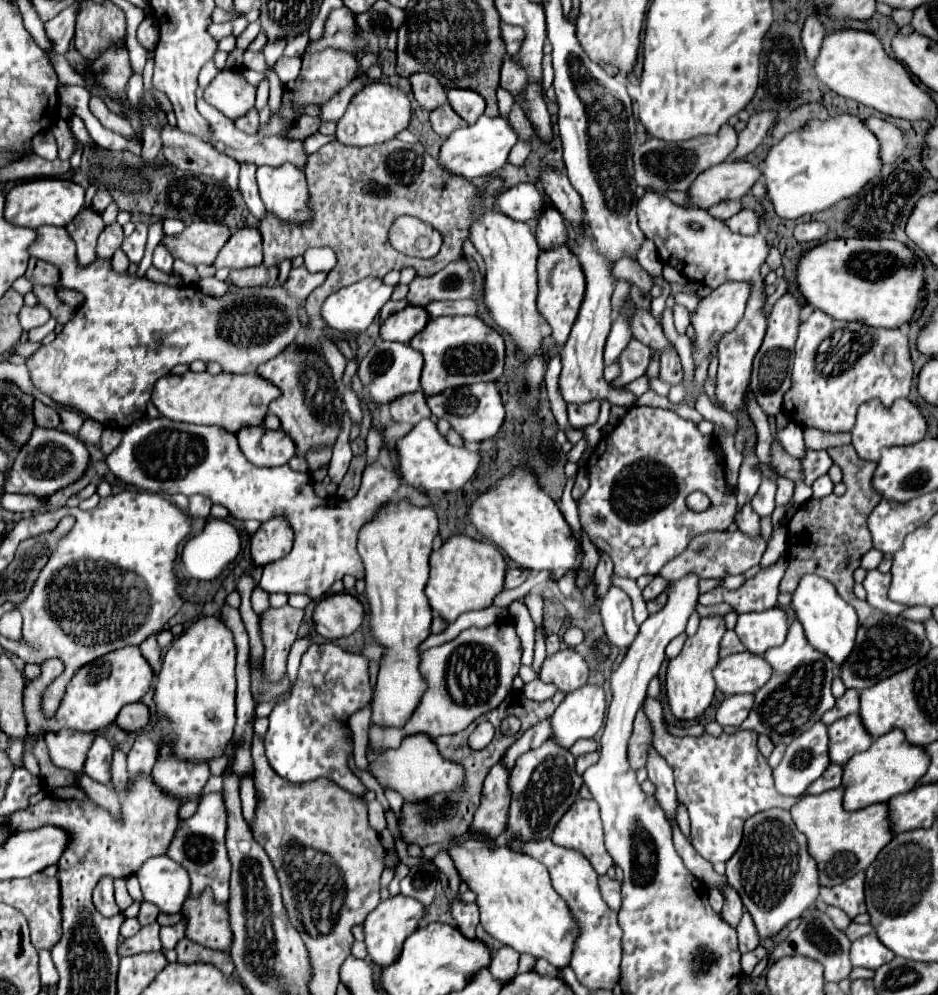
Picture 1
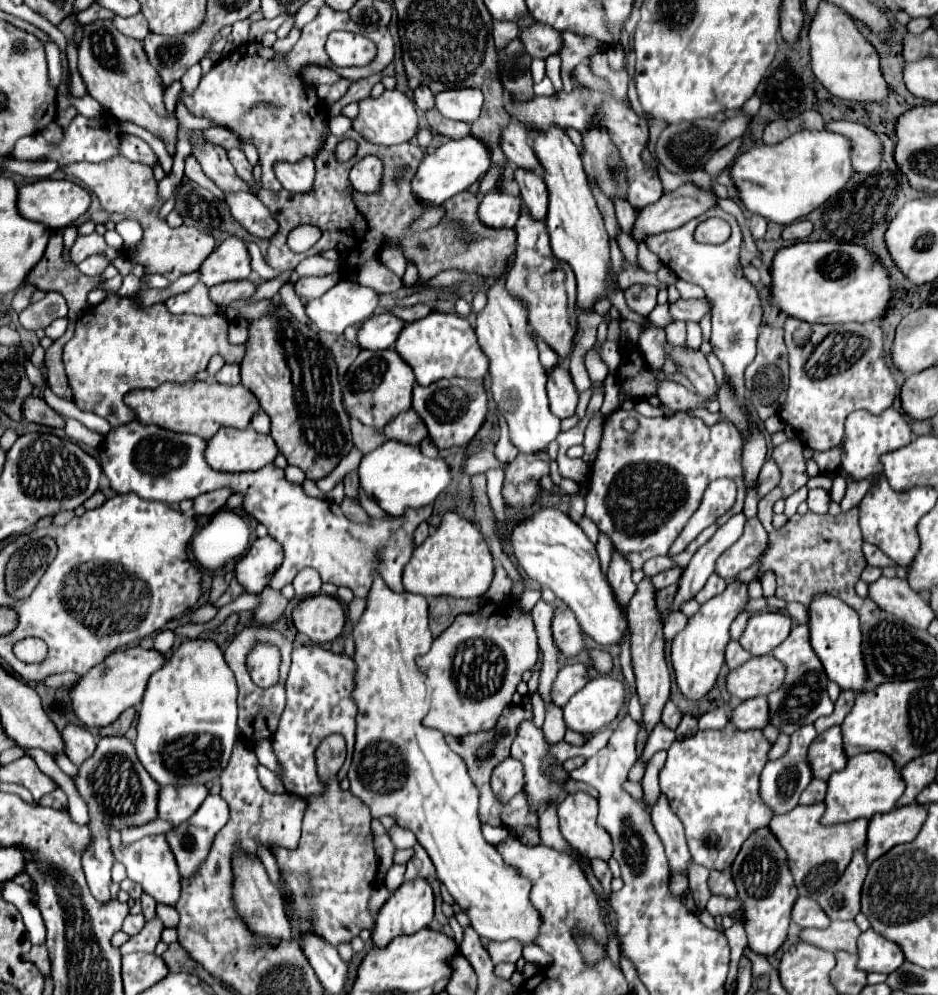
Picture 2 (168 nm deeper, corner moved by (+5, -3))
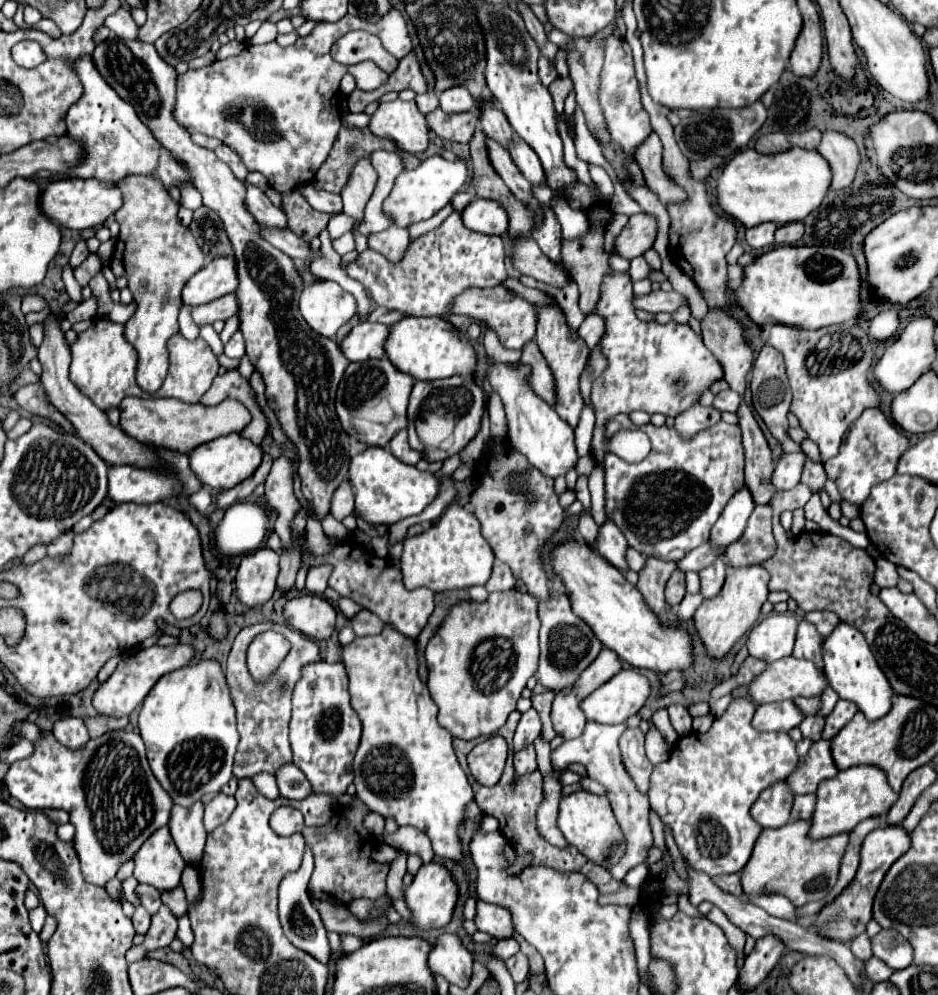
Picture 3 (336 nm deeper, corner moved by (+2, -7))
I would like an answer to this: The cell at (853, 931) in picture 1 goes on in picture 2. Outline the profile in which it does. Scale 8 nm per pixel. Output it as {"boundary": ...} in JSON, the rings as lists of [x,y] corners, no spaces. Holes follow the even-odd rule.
{"boundary":[[[833,921],[829,929],[801,929],[799,939],[827,951],[857,951],[857,937],[861,935],[855,921]]]}

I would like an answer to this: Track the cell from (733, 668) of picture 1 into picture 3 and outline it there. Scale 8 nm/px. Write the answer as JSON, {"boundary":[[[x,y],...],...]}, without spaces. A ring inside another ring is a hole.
{"boundary":[[[784,657],[768,665],[764,675],[758,675],[748,689],[756,703],[774,703],[796,697],[818,697],[828,687],[822,669],[806,659]]]}

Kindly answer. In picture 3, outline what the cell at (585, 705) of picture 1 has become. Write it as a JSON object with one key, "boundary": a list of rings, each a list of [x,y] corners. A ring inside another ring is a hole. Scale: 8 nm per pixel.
{"boundary":[[[622,669],[610,681],[600,685],[588,699],[582,711],[586,719],[598,723],[626,723],[626,719],[642,709],[650,695],[650,681],[634,669]]]}

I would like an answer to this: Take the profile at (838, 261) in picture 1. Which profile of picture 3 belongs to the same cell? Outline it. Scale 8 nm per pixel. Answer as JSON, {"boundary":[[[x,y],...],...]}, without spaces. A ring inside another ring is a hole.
{"boundary":[[[782,245],[744,267],[742,285],[734,295],[746,315],[760,327],[782,323],[798,329],[820,329],[856,323],[860,313],[860,273],[854,257],[842,249]]]}

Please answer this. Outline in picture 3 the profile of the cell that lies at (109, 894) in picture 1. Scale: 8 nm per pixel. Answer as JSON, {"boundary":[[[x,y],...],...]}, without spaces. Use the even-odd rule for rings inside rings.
{"boundary":[[[42,731],[42,739],[34,743],[34,753],[26,759],[14,761],[4,775],[2,783],[8,793],[24,803],[28,809],[64,809],[70,815],[70,823],[76,827],[72,845],[80,859],[80,871],[86,883],[104,887],[116,871],[130,861],[140,845],[160,827],[168,825],[172,813],[172,797],[160,787],[152,775],[142,737],[134,731],[108,731],[100,737],[90,739],[80,749],[68,749],[60,745],[50,731]]]}

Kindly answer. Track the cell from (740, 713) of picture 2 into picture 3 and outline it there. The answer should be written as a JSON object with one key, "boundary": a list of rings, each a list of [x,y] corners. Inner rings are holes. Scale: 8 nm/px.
{"boundary":[[[780,701],[770,705],[758,705],[754,715],[754,727],[758,731],[790,731],[804,721],[804,713],[794,701]]]}

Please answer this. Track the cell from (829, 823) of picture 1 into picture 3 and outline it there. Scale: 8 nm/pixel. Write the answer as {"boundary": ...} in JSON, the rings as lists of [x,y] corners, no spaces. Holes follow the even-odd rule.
{"boundary":[[[790,821],[784,827],[764,829],[760,833],[748,865],[742,869],[742,889],[746,895],[784,895],[794,907],[800,907],[810,901],[820,901],[832,891],[848,835],[810,841],[808,827],[810,821]]]}

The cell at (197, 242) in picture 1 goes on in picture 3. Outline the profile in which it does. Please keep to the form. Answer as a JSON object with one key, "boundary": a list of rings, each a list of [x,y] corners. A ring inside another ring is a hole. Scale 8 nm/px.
{"boundary":[[[130,175],[124,183],[116,183],[124,195],[124,205],[116,211],[116,221],[120,223],[118,247],[110,259],[110,269],[116,277],[126,277],[128,289],[134,295],[136,311],[124,323],[124,337],[138,353],[136,381],[138,385],[154,393],[166,379],[168,371],[168,349],[166,341],[180,331],[180,291],[184,283],[204,267],[204,253],[198,247],[194,235],[188,227],[178,221],[178,203],[152,179],[140,175]]]}

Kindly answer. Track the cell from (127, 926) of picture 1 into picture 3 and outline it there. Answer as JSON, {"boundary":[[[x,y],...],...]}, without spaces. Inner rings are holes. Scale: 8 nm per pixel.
{"boundary":[[[142,905],[136,907],[136,911],[132,915],[132,923],[136,927],[136,933],[146,933],[148,931],[148,927],[150,927],[150,915],[148,915],[148,911],[144,911]]]}

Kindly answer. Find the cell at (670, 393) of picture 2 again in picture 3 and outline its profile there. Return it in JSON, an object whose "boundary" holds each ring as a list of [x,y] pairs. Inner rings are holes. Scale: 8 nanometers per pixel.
{"boundary":[[[696,403],[696,407],[692,407],[692,411],[684,411],[684,415],[676,417],[674,429],[678,431],[680,439],[690,441],[700,431],[714,427],[718,421],[722,421],[720,411],[716,411],[714,407],[704,407],[700,403]]]}

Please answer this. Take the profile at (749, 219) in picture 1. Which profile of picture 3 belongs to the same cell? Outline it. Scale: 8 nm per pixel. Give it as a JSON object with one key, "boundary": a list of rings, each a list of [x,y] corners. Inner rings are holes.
{"boundary":[[[760,223],[758,227],[746,229],[746,241],[754,249],[770,247],[774,243],[774,231],[776,231],[776,223]]]}

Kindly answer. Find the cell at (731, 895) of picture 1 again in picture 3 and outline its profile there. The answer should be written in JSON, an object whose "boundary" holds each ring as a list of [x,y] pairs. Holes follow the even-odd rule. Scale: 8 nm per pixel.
{"boundary":[[[730,873],[730,875],[718,875],[712,877],[712,881],[724,891],[732,895],[742,895],[742,885],[740,885],[740,873]]]}

